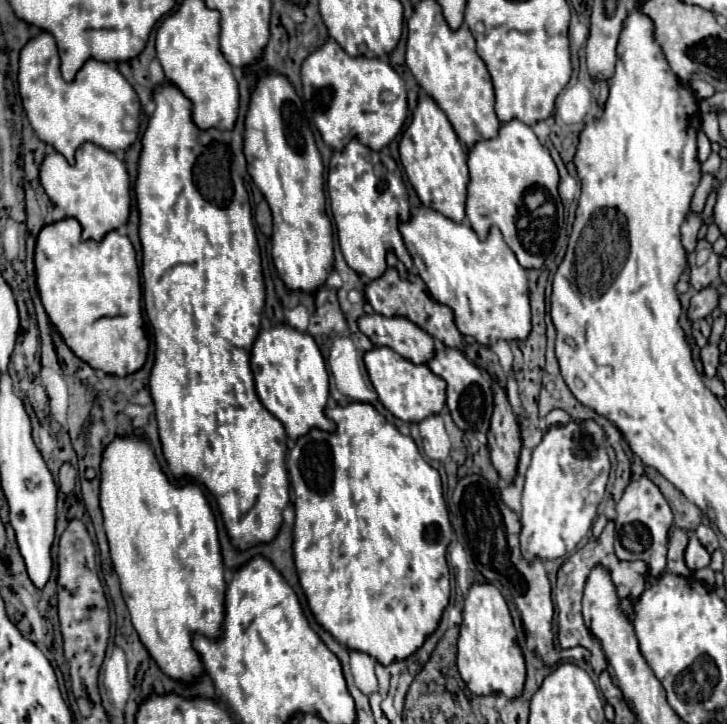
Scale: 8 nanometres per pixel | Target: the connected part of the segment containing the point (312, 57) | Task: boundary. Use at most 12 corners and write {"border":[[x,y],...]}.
{"border":[[331,38],[305,58],[305,106],[323,142],[381,150],[407,120],[387,60]]}

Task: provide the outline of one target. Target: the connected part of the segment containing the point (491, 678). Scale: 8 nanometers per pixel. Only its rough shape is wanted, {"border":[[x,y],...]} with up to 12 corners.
{"border":[[473,584],[457,668],[473,694],[517,698],[525,658],[501,592]]}

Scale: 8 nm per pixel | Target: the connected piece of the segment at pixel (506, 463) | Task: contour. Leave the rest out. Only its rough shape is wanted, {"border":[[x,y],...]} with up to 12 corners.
{"border":[[493,380],[491,462],[513,484],[521,452],[519,424]]}

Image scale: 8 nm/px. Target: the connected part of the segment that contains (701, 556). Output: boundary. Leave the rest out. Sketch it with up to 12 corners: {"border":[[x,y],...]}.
{"border":[[691,534],[685,546],[685,564],[689,570],[709,566],[709,552]]}

